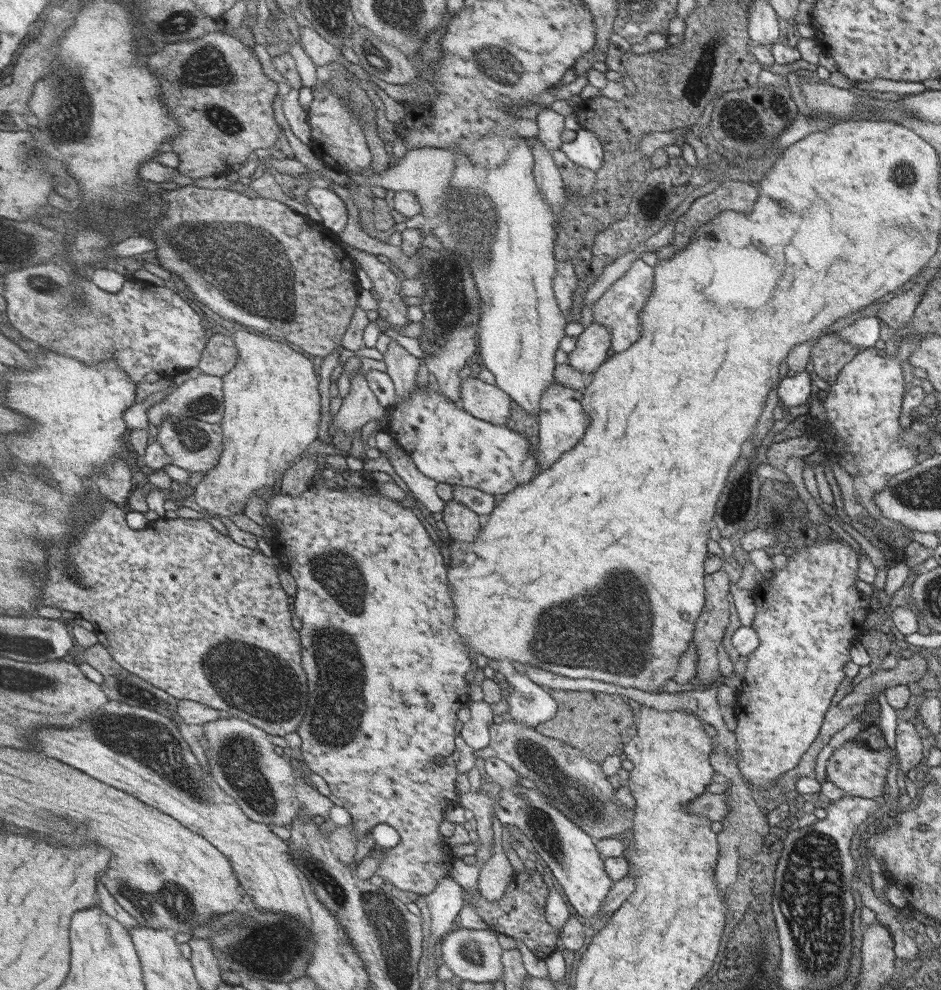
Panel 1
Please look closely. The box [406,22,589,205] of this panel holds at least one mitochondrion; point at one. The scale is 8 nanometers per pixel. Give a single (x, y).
(501, 66)

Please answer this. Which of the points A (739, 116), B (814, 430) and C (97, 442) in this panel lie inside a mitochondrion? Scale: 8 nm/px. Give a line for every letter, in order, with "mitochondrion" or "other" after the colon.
A: mitochondrion
B: other
C: other

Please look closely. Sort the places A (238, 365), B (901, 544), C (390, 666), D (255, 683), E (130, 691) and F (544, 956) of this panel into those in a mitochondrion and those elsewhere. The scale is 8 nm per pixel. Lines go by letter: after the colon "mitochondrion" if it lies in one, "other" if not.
A: other
B: other
C: other
D: mitochondrion
E: mitochondrion
F: other

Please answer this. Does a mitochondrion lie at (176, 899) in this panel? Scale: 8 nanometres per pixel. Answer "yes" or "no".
yes

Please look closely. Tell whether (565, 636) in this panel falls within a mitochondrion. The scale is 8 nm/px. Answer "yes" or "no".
yes

